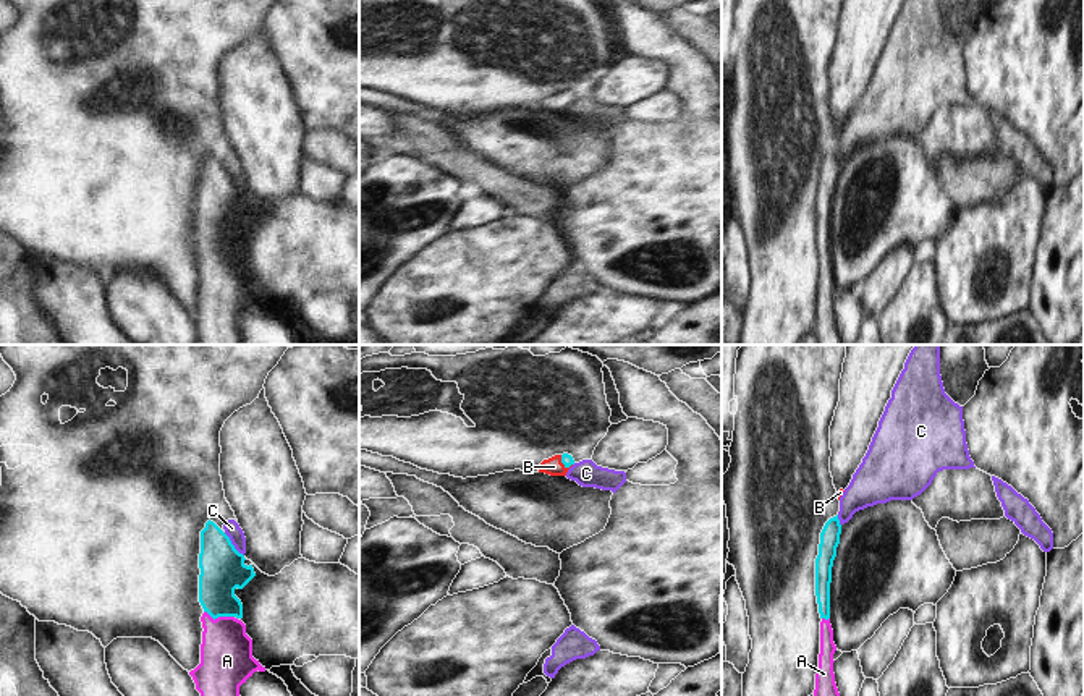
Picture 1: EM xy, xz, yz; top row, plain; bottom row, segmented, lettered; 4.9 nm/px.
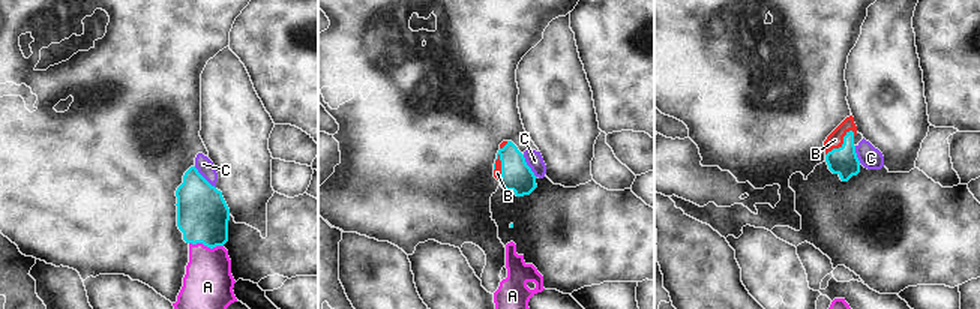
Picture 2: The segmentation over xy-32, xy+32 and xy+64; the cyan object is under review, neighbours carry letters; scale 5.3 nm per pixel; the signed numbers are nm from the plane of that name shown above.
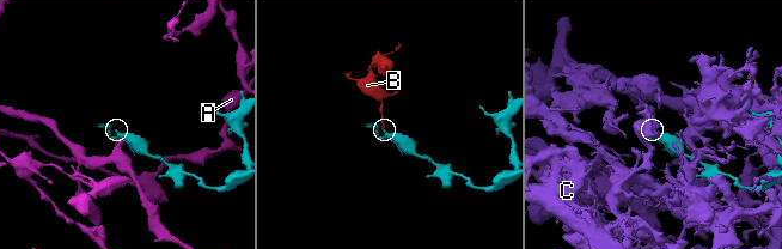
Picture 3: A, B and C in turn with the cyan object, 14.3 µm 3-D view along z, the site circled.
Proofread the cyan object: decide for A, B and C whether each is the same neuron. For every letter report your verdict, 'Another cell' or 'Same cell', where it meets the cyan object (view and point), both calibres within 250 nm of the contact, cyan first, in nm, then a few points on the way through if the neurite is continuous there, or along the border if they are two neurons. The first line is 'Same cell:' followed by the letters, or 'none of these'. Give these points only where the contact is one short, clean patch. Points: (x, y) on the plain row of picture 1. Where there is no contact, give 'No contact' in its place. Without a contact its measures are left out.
Same cell: A, B
A: Same cell. Touches cyan at xy (219, 253). Thickness 220 nm (cyan) against 260 nm. Path across: xy (222, 204), (219, 214), (219, 253), (227, 298)
B: Same cell. Touches cyan at xz (562, 99). Thickness 60 nm (cyan) against 90 nm. Path across: xz (567, 97), (562, 99), (554, 104)
C: Another cell. Touches cyan at xy (232, 182). Thickness 220 nm (cyan) against 80 nm.

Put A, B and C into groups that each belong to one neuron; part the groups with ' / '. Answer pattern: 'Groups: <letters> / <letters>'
Groups: A B / C.

